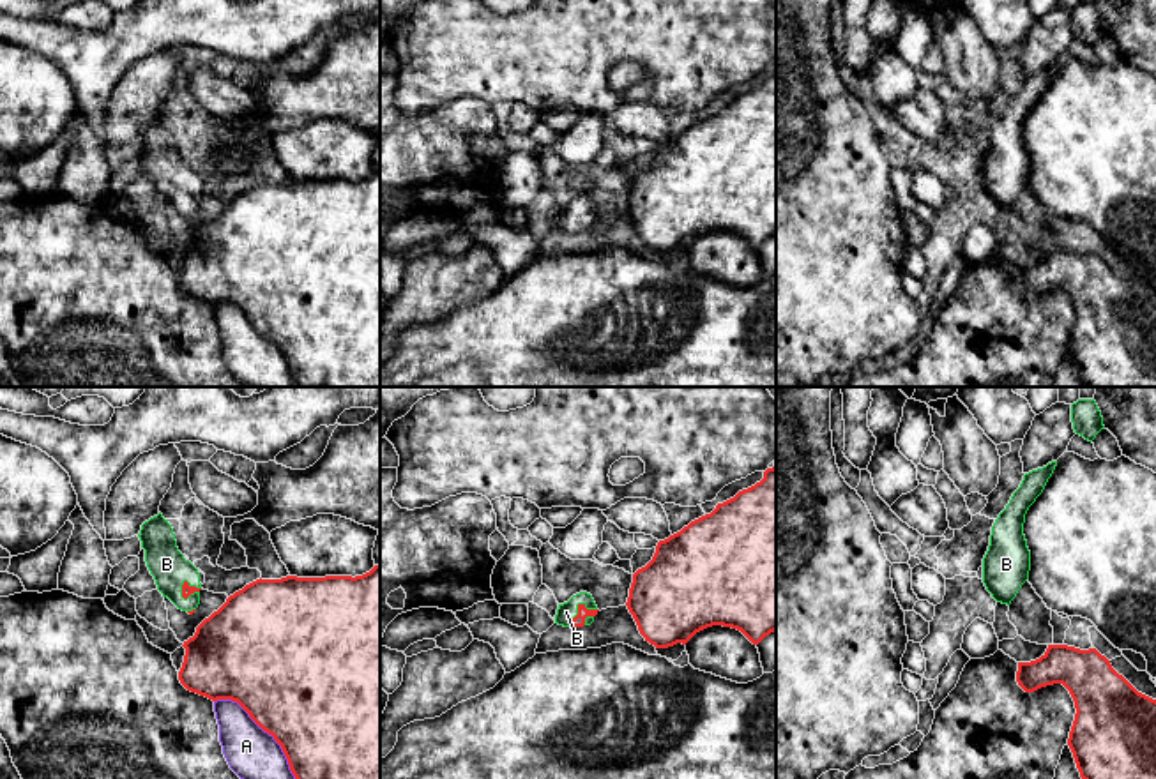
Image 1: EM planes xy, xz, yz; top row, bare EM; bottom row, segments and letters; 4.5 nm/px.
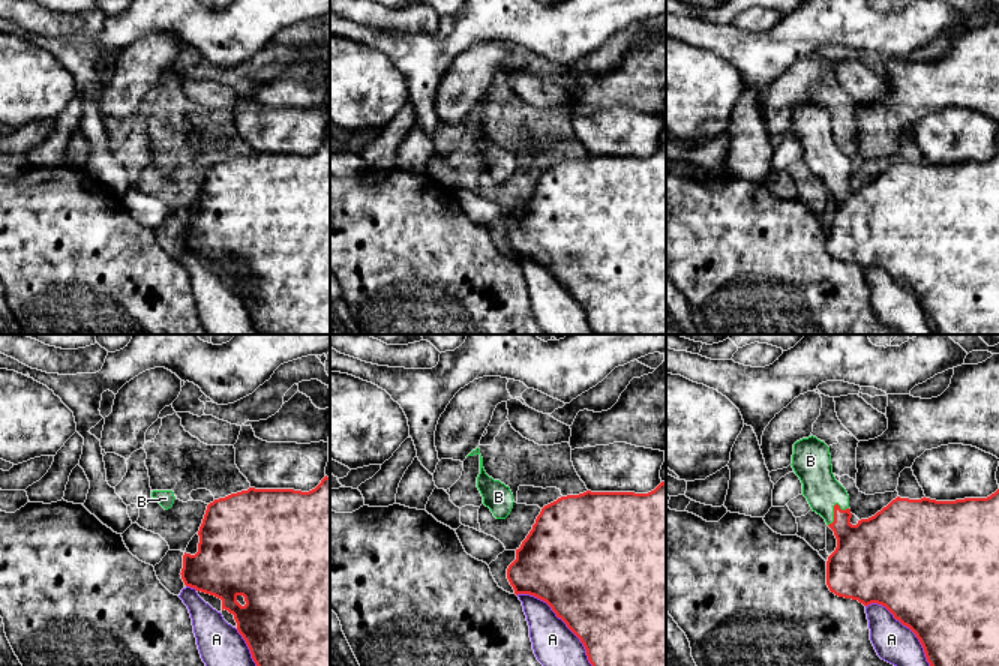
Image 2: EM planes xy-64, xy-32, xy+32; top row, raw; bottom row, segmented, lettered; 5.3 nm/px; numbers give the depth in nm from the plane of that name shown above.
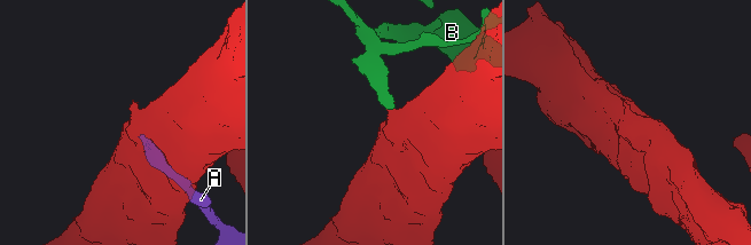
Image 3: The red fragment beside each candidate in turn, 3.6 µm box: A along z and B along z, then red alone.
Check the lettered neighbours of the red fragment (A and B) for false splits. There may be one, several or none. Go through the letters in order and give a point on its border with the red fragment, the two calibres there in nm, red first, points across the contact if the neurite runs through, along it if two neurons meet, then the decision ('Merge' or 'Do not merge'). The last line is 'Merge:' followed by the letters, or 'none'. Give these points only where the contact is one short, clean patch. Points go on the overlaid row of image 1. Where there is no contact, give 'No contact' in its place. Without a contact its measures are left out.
A: Touches red at xy (264, 730). Thickness 500 nm (red) against 240 nm. Do not merge
B: Touches red at xz (578, 608). Thickness 60 nm (red) against 90 nm. Path across: xz (578, 620), (578, 608), (566, 612). Merge
Merge: B

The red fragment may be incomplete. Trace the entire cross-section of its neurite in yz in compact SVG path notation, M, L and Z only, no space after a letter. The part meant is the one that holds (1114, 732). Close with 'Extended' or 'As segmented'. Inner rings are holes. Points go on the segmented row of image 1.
M1048 645L1039 659L1018 662L1016 682L1025 692L1053 684L1062 684L1069 691L1076 714L1068 745L1082 779L1156 779L1156 700L1138 692L1096 648Z. As segmented

